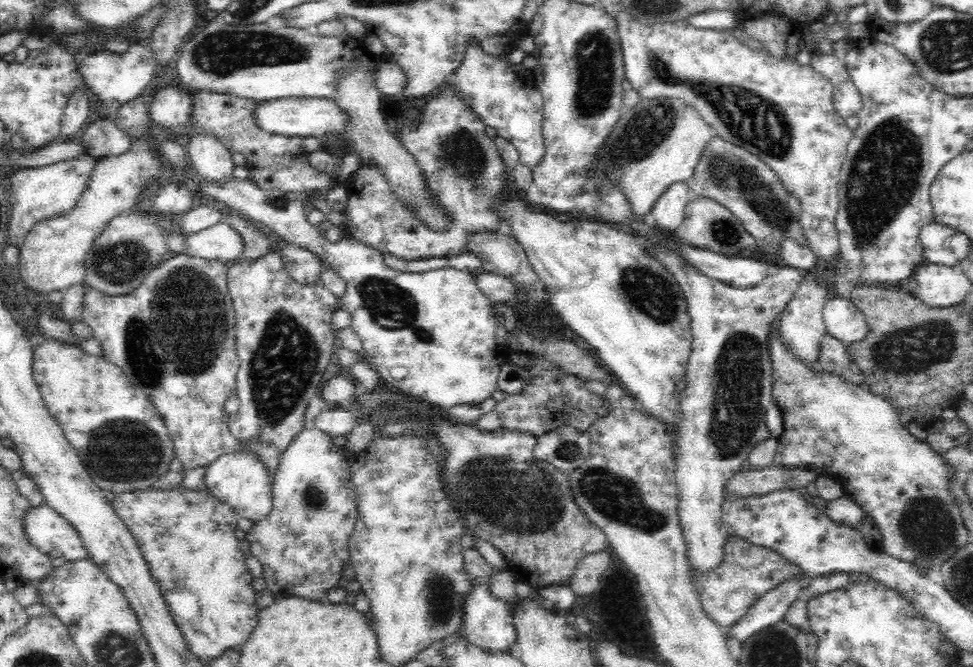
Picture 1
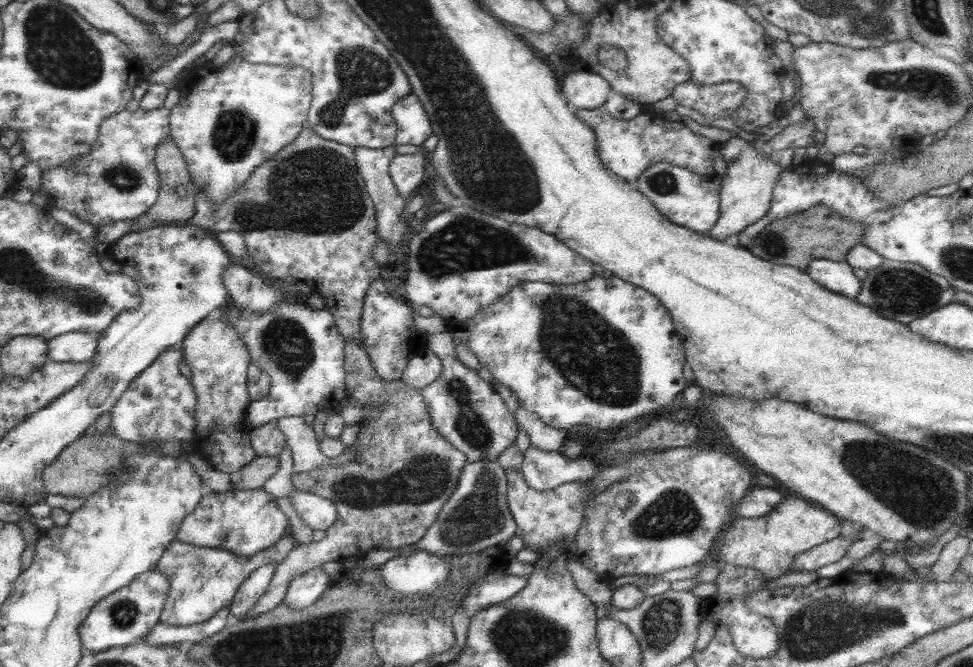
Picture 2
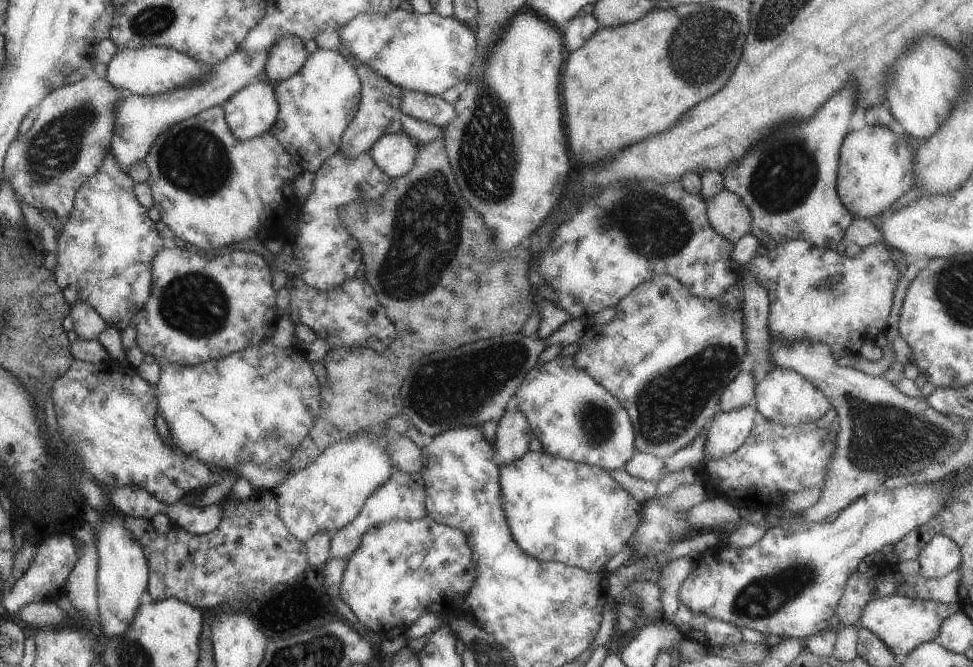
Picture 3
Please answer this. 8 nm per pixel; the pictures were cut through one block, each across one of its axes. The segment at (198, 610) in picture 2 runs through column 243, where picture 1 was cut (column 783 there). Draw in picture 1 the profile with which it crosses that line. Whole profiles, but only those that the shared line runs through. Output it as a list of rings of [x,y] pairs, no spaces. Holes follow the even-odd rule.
[[[727,536],[723,544],[722,553],[724,554],[714,568],[700,571],[694,569],[690,561],[687,564],[689,579],[698,597],[701,612],[723,630],[729,629],[749,611],[758,598],[763,597],[773,586],[790,577],[804,575],[798,565],[776,552],[753,545],[742,537]]]

